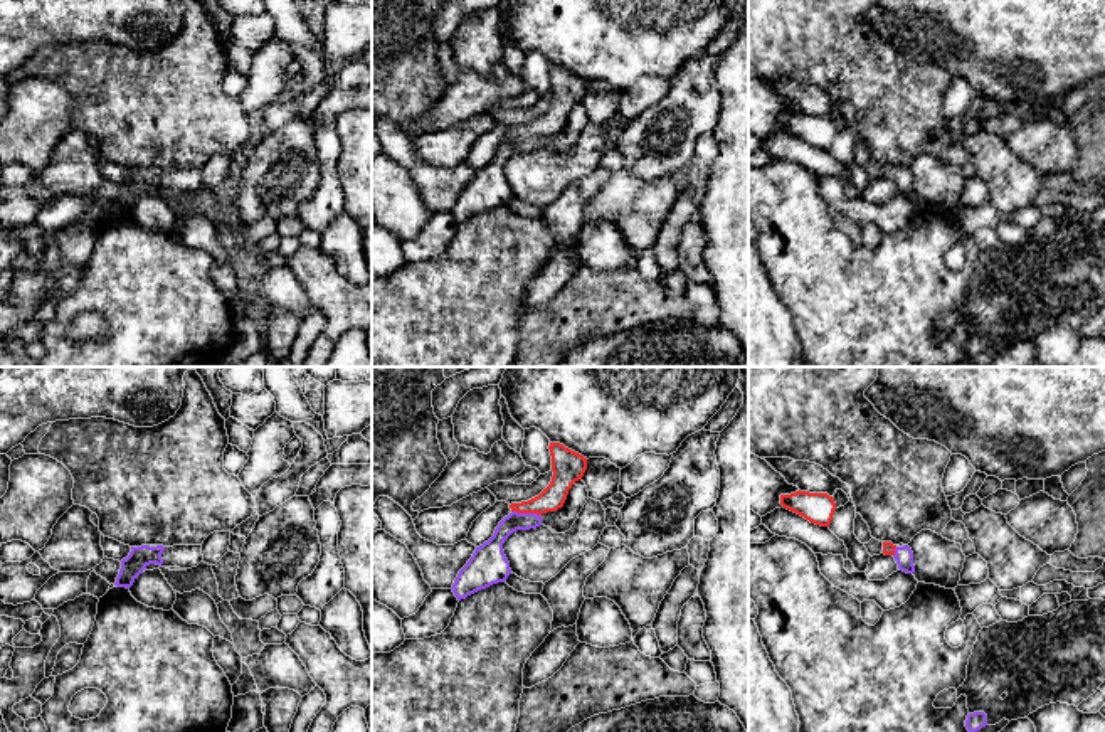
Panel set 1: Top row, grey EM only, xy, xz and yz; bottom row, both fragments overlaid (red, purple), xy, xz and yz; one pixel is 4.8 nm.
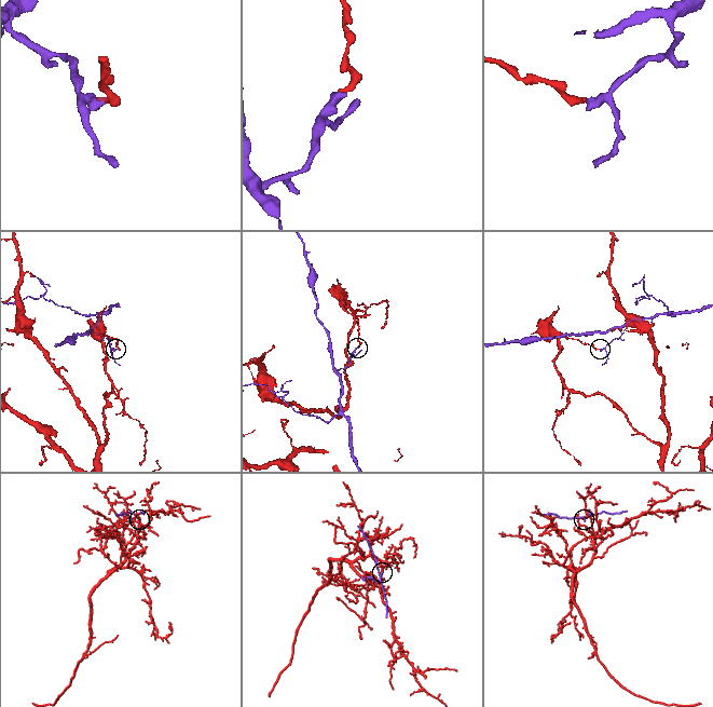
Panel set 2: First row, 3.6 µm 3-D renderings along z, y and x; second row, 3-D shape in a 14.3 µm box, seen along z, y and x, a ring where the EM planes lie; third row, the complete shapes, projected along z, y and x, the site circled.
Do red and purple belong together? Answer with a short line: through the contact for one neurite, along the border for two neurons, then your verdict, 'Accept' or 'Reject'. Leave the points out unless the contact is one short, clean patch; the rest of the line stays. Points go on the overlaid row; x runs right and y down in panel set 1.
Line: xz (554, 497), (527, 512), (498, 537), (491, 551). Accept

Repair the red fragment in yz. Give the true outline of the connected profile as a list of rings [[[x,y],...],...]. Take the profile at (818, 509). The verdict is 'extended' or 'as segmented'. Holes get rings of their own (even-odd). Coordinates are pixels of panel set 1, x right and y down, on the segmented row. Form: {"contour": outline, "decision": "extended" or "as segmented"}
{"contour": [[[801,490],[790,495],[780,495],[780,505],[821,527],[829,527],[836,510],[834,498],[827,493]]], "decision": "as segmented"}

